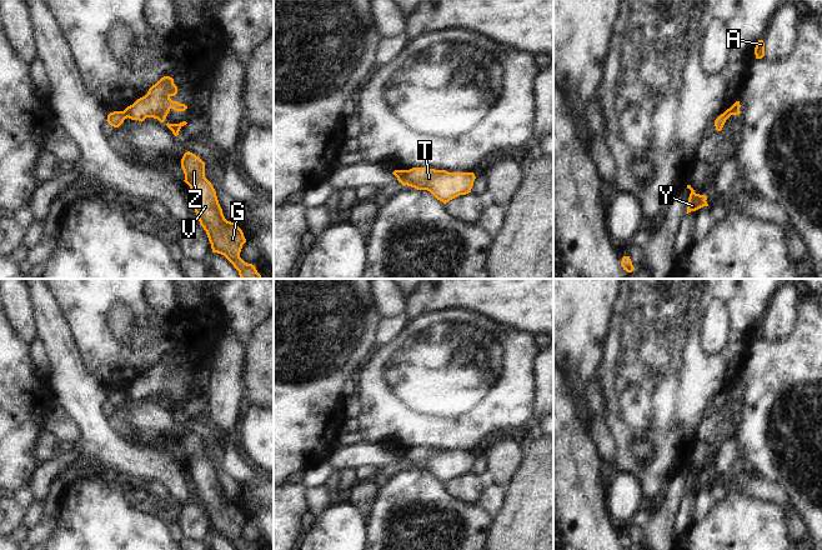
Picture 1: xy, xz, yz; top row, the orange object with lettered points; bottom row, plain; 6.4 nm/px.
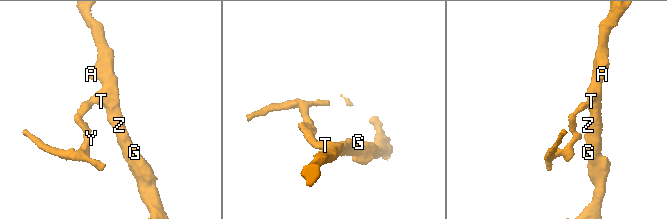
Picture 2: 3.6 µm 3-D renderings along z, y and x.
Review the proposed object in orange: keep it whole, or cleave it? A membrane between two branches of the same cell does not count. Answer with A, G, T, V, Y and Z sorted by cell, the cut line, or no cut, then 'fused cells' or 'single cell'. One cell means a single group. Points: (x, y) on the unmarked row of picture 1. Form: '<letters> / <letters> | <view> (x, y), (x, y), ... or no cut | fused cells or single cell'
A G T V Z / Y | xz (405, 450), (404, 458), (400, 461) | fused cells

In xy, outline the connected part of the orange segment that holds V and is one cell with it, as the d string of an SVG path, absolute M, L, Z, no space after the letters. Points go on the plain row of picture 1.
M187 431L181 439L181 448L185 454L184 461L190 466L189 475L195 492L207 514L212 532L224 535L236 550L256 550L255 545L240 538L246 519L235 502L225 499L216 471L205 458L205 442Z

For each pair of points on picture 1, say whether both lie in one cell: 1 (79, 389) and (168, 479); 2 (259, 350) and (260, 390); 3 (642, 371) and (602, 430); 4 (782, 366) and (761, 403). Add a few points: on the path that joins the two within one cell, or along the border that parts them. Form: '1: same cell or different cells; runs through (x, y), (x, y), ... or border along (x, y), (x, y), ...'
1: same cell; runs through (88, 416), (90, 423), (125, 458), (140, 461)
2: same cell; runs through (260, 360), (260, 380)
3: different cells; border along (604, 421), (614, 441), (614, 454)
4: same cell; runs through (782, 375), (782, 381), (770, 394)

